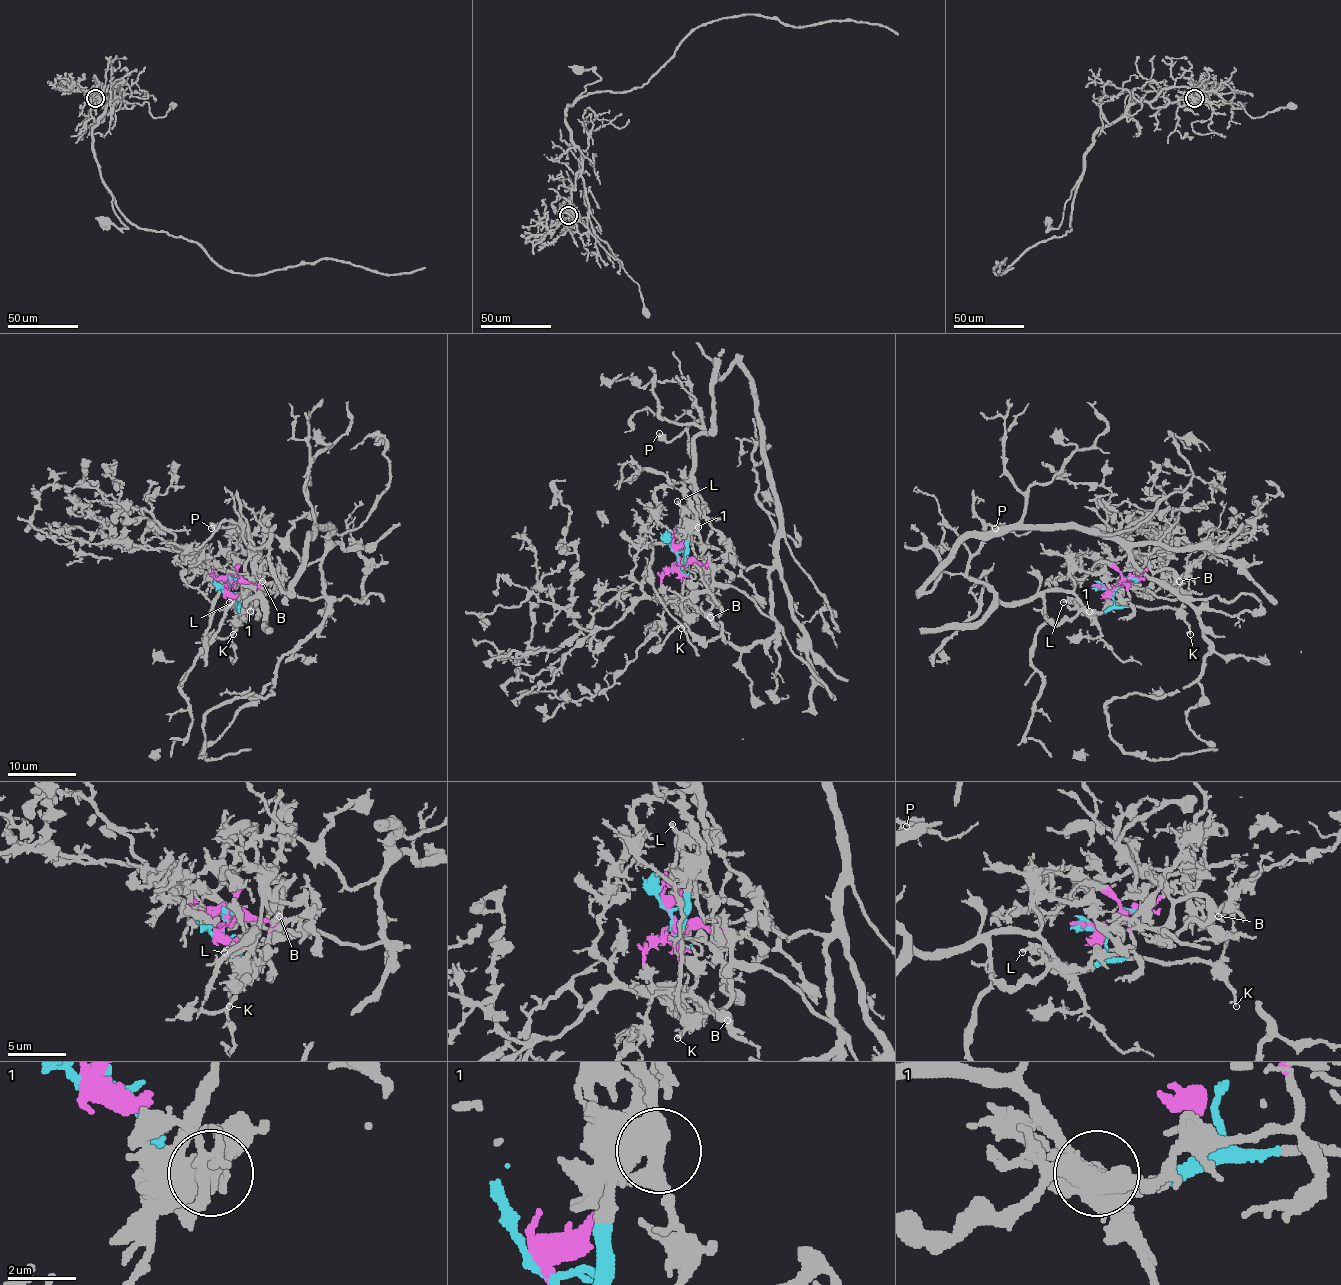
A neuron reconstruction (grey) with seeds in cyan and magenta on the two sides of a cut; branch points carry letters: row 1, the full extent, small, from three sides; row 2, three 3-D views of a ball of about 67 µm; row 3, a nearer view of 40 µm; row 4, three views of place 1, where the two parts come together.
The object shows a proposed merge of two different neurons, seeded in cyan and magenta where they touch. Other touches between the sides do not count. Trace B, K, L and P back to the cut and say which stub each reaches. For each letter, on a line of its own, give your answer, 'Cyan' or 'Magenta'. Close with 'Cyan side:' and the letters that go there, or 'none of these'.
B: Magenta
K: Cyan
L: Magenta
P: Cyan
Cyan side: K, P

